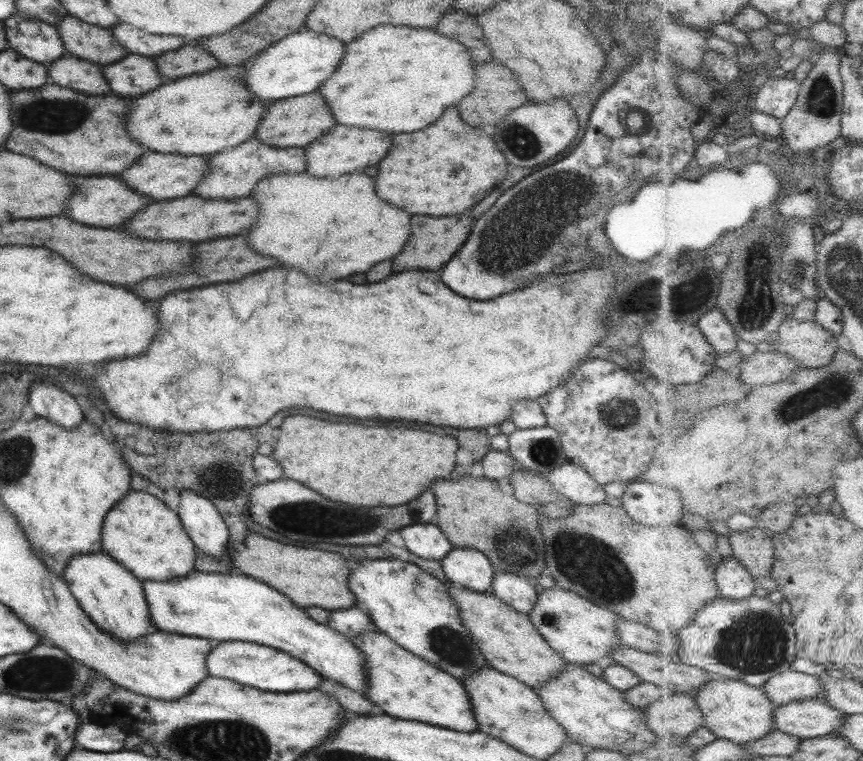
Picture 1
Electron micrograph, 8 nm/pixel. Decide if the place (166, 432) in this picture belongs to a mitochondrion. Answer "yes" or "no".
no

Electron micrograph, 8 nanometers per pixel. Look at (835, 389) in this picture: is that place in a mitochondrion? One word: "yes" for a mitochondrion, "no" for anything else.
yes

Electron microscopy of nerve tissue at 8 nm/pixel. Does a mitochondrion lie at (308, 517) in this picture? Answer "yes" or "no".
yes

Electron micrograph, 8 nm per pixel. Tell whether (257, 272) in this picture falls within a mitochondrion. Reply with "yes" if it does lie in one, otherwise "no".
no

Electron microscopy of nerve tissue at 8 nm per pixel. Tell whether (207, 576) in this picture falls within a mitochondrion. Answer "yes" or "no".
no

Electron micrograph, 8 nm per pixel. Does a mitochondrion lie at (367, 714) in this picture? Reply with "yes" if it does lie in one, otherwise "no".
no

